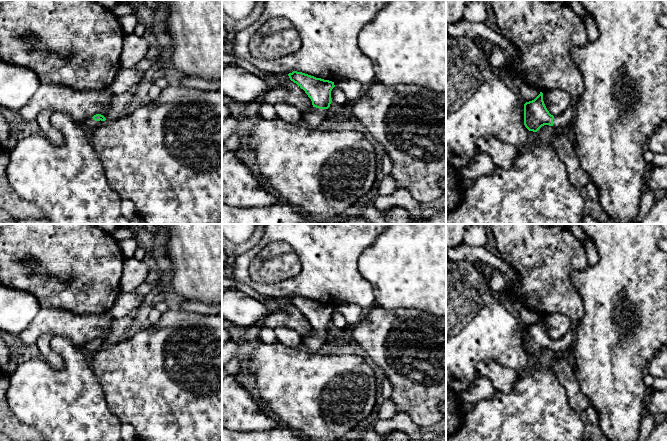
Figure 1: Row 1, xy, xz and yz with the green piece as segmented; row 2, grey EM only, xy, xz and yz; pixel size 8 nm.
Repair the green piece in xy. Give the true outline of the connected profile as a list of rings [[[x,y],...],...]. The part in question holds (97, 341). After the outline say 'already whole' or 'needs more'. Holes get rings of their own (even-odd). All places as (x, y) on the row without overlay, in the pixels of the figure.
[[[96,338],[93,341],[89,341],[88,343],[86,343],[84,345],[84,349],[86,349],[87,351],[96,351],[105,344],[106,344],[106,342],[103,339]]]; needs more

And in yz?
[[[543,317],[532,325],[524,328],[524,349],[529,355],[537,356],[542,350],[553,350],[556,354],[565,354],[572,347],[572,339],[576,333],[579,321],[572,321],[571,328],[561,339],[553,340],[547,334]]]; needs more

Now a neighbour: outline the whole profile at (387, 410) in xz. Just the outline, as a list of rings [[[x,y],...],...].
[[[384,399],[380,407],[374,412],[378,419],[389,420],[394,417],[397,412],[392,399]]]

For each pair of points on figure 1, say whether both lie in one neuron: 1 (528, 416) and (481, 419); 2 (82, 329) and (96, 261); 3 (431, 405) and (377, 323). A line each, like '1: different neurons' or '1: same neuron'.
1: same neuron
2: different neurons
3: same neuron

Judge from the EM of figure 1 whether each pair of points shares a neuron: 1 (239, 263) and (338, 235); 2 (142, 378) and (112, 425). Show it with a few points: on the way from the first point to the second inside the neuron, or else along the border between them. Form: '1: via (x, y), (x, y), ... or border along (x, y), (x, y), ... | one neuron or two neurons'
1: via (264, 242), (272, 234), (313, 234) | one neuron
2: border along (105, 396), (107, 408), (121, 423) | two neurons

